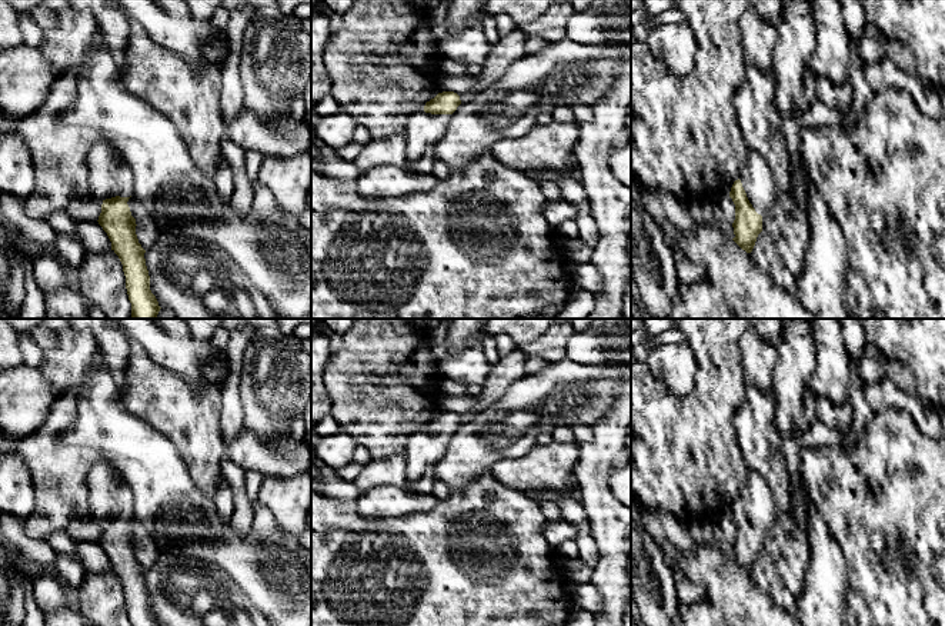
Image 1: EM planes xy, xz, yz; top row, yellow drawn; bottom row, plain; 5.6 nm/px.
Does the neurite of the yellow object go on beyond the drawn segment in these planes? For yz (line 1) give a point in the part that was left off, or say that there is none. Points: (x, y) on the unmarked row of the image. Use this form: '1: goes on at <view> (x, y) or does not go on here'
1: goes on at yz (757, 499)

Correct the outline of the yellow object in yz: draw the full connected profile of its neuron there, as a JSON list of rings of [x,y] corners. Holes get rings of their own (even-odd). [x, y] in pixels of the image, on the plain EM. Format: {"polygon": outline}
{"polygon": [[[747,472],[739,499],[734,502],[729,517],[735,525],[732,560],[751,573],[762,552],[762,539],[778,522],[772,492],[761,475]]]}

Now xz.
{"polygon": [[[454,412],[438,413],[425,423],[423,433],[413,433],[407,437],[405,486],[411,489],[415,482],[433,470],[447,452],[451,434],[461,424],[460,416]]]}

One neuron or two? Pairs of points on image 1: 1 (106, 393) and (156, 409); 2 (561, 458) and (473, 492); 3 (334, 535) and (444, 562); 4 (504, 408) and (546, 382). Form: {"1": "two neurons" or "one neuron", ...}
{"1": "two neurons", "2": "two neurons", "3": "one neuron", "4": "one neuron"}

